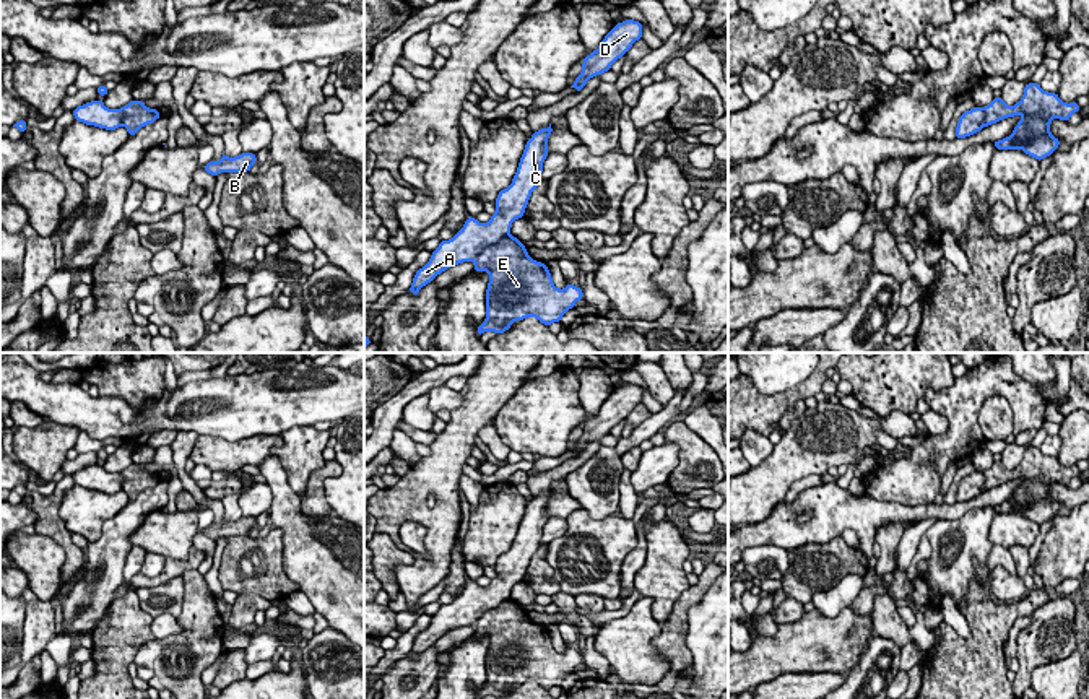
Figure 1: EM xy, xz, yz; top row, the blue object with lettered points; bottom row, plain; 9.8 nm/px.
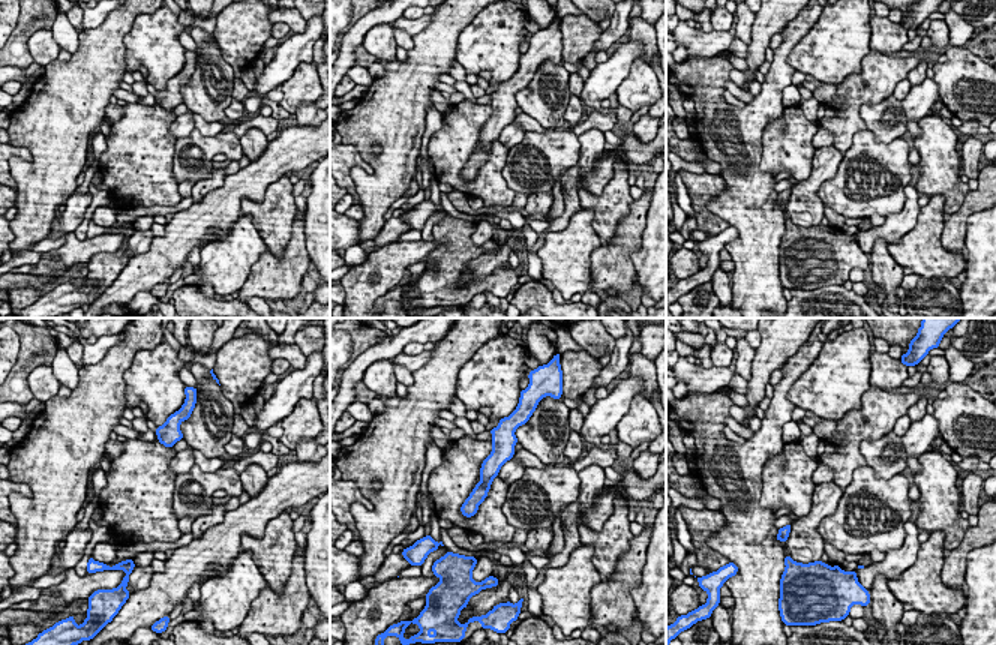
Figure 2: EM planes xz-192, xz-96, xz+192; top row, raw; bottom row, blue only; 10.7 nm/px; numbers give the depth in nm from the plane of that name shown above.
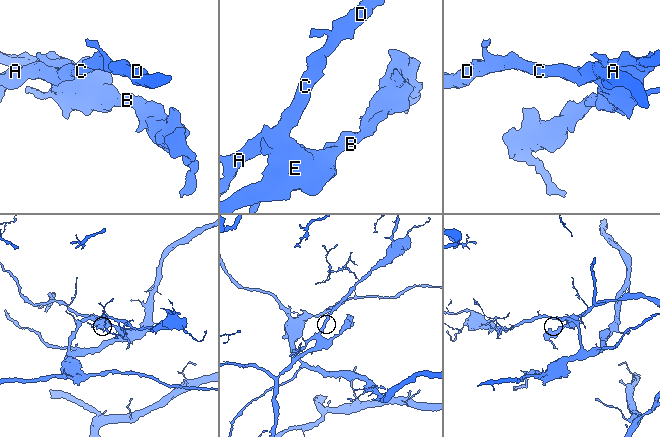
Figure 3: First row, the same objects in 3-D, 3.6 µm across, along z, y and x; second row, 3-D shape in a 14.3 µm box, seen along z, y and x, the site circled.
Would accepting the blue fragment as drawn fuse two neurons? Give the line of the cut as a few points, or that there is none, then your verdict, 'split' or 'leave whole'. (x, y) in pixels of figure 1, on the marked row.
cut in xz along (509, 233), (490, 244), (473, 260); split

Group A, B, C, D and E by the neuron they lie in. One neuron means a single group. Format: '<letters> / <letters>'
A C D / B E

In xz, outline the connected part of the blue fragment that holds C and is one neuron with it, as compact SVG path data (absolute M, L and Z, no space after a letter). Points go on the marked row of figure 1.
M549 124L548 128L533 132L525 143L512 184L501 190L494 202L496 213L491 215L488 223L468 216L463 228L452 239L440 241L429 262L416 271L410 288L411 294L416 296L423 286L434 281L447 268L468 260L475 262L488 245L510 234L512 223L523 216L531 192L540 184L543 163L548 156L548 138L553 130Z

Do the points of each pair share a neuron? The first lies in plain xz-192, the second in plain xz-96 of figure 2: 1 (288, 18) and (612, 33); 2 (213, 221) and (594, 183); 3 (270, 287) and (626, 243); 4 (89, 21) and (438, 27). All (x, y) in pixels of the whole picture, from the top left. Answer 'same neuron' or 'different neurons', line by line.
1: different neurons
2: same neuron
3: same neuron
4: different neurons

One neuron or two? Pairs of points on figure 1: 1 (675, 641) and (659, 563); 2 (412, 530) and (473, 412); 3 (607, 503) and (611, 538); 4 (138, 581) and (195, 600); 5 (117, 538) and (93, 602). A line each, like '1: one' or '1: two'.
1: two
2: two
3: two
4: two
5: one

